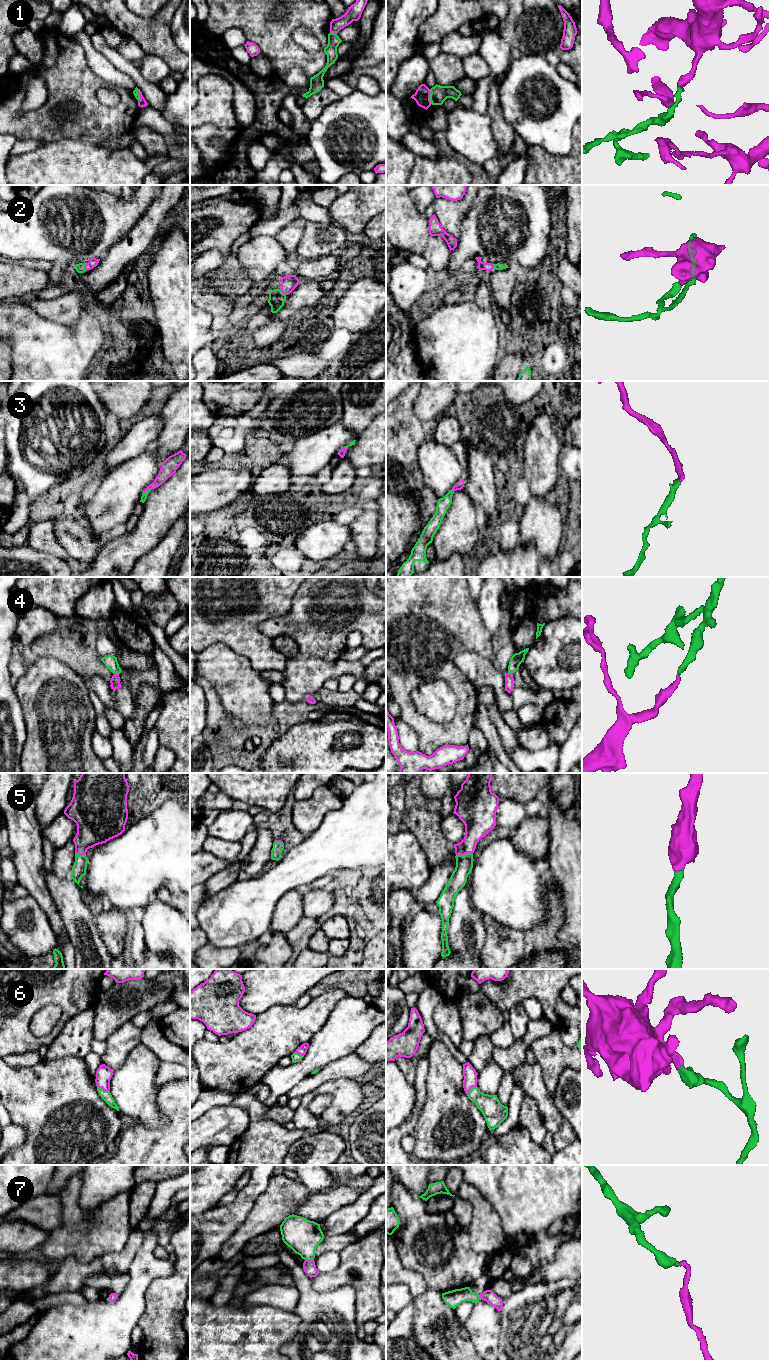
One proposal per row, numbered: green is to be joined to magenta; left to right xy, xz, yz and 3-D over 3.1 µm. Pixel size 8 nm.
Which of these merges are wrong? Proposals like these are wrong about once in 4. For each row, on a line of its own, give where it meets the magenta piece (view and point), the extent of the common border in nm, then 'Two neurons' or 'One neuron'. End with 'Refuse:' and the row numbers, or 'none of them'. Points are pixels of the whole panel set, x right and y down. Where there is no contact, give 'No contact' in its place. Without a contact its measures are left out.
1: Touches magenta at yz (429, 96). Shared border 120 nm. Two neurons
2: Touches magenta at xz (282, 292). Shared border 80 nm. One neuron
3: Touches magenta at xy (146, 490). Shared border 80 nm. One neuron
4: Touches magenta at xy (116, 674). Shared border 40 nm. One neuron
5: Touches magenta at yz (464, 854). Shared border 140 nm. One neuron
6: Touches magenta at xy (103, 1089). Shared border 110 nm. One neuron
7: Touches magenta at xz (309, 1260). Shared border 70 nm. One neuron
Refuse: 1

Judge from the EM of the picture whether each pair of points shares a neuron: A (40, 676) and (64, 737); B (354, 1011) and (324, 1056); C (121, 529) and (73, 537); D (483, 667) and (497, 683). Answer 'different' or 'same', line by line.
A: same
B: same
C: same
D: same

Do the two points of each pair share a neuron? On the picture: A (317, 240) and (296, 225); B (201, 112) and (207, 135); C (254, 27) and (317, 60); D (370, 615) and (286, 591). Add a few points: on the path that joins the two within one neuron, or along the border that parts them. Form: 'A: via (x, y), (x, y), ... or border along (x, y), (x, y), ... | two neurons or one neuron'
A: border along (307, 222), (295, 252) | two neurons
B: border along (200, 125), (211, 124), (222, 140) | two neurons
C: via (270, 37), (286, 53), (301, 57) | one neuron
D: border along (300, 587), (293, 598), (291, 609), (284, 615) | two neurons

